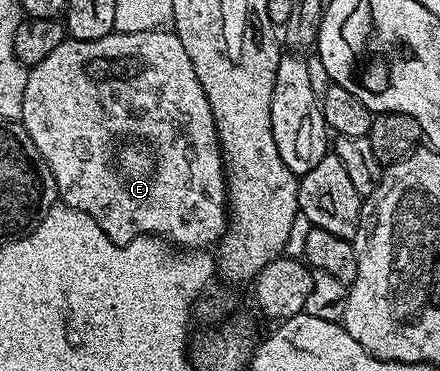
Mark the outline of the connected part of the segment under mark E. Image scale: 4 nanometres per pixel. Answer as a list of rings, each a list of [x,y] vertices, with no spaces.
[[[175,30],[116,31],[94,41],[65,38],[64,42],[58,45],[58,49],[50,53],[50,57],[38,61],[29,70],[26,89],[22,93],[19,122],[24,124],[26,133],[30,133],[30,141],[38,145],[38,153],[42,153],[46,165],[50,165],[59,202],[65,207],[73,207],[94,217],[106,237],[123,245],[134,241],[139,235],[154,235],[167,239],[180,249],[208,249],[219,244],[228,227],[228,187],[224,184],[224,158],[220,152],[218,129],[214,125],[210,101],[206,101],[206,93],[198,82],[198,73],[194,73],[194,65]]]

